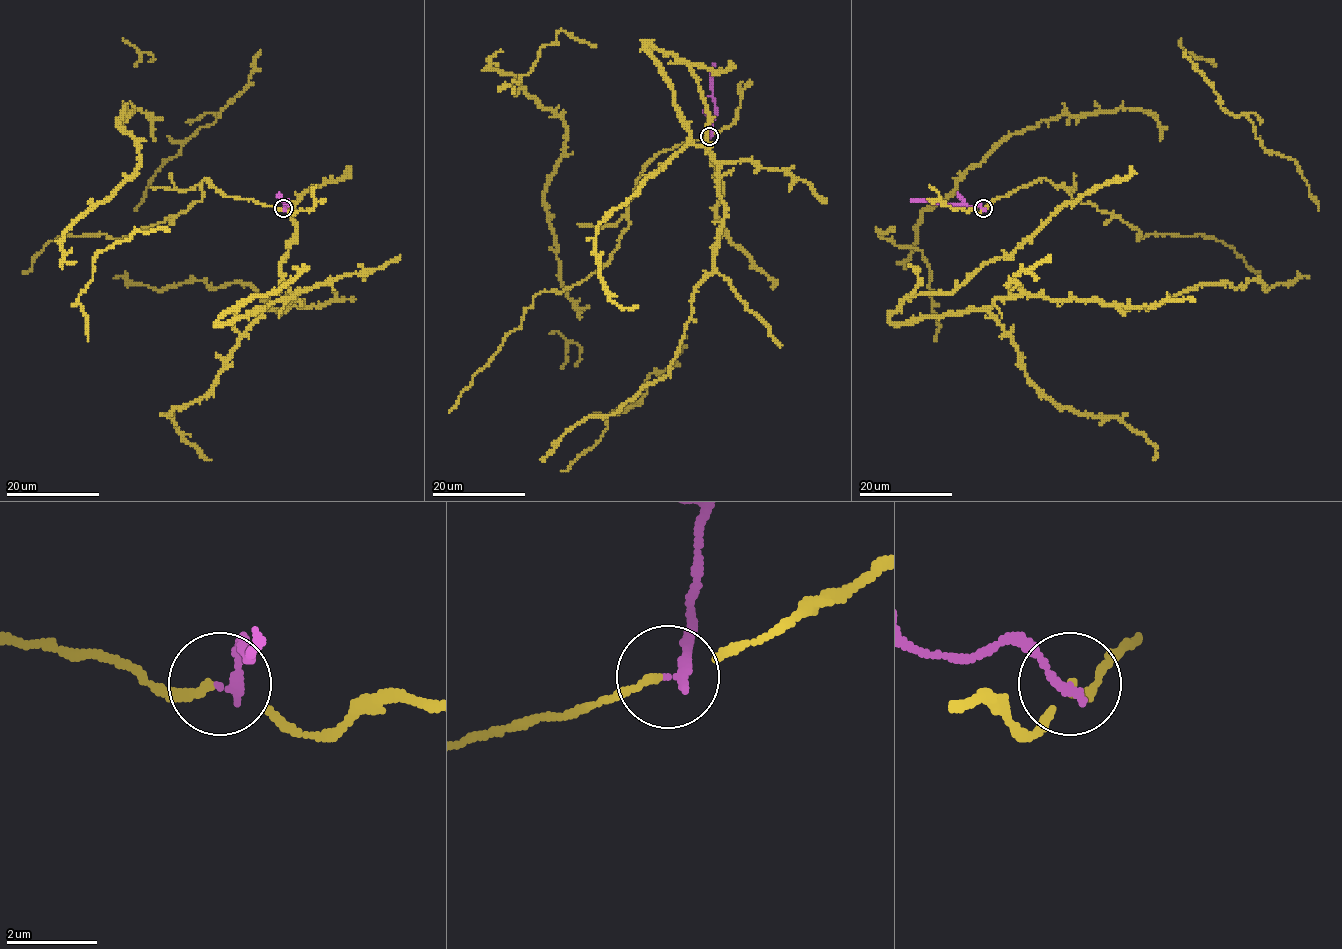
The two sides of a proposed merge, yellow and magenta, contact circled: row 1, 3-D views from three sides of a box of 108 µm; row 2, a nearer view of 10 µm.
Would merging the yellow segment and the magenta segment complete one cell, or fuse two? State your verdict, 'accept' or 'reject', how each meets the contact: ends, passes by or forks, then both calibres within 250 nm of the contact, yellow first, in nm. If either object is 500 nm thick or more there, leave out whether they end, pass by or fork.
reject; yellow passes by; magenta ends; calibres 120 and 180 nm

